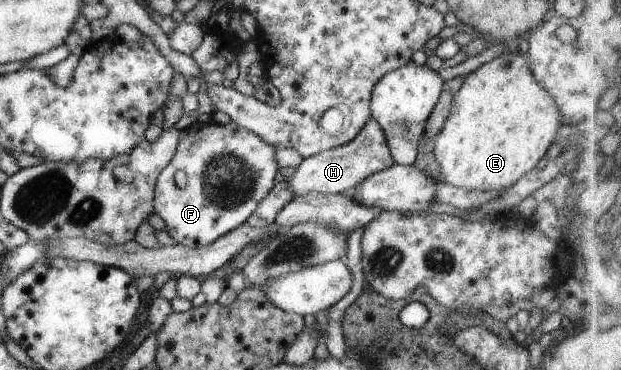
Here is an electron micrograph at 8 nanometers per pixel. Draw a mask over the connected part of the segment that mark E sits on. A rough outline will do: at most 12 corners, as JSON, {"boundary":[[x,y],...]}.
{"boundary":[[521,52],[467,74],[442,182],[503,191],[563,132]]}

